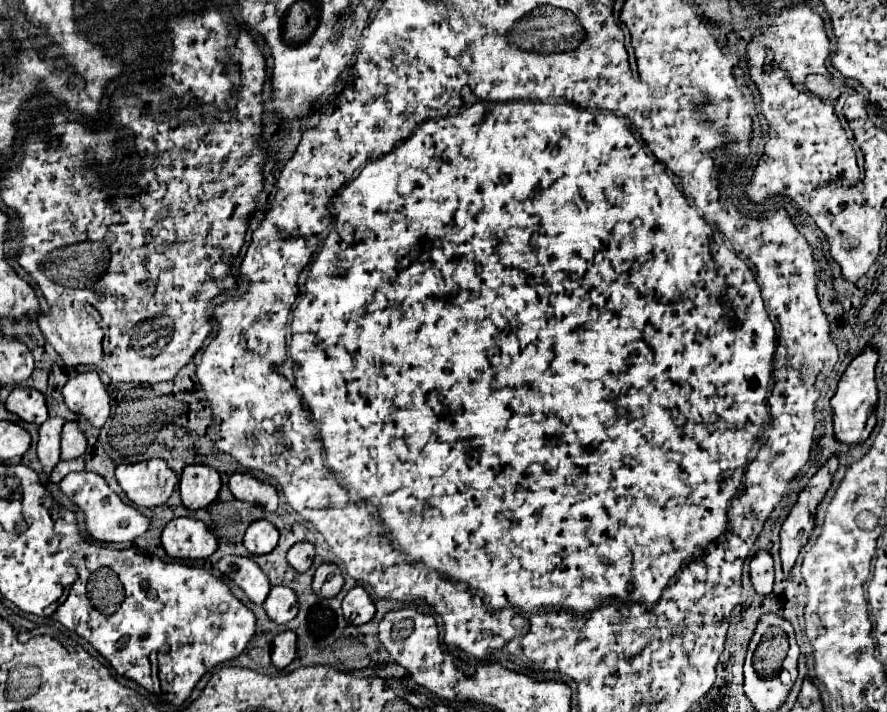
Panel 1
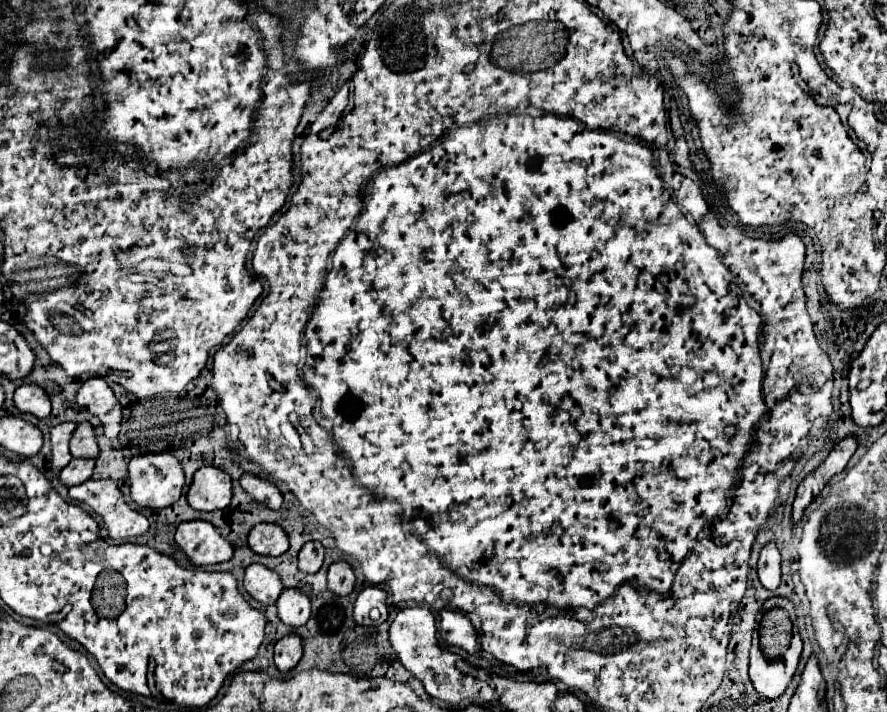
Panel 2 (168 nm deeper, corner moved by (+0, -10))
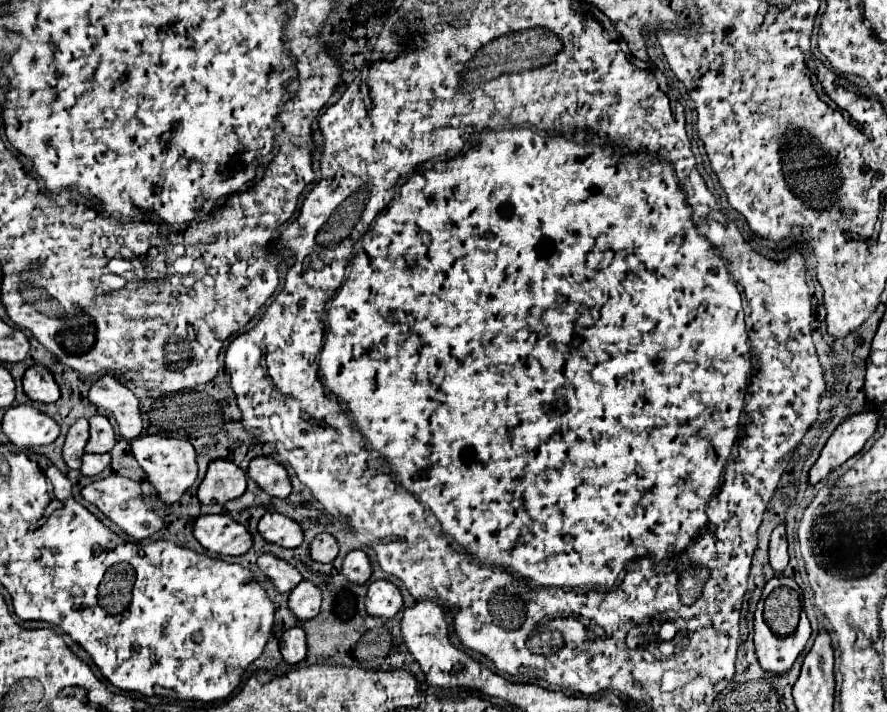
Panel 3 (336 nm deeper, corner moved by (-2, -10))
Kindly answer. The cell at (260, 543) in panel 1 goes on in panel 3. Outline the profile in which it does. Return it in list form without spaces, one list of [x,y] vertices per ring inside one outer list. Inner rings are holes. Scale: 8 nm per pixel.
[[[266,513],[258,523],[260,535],[280,547],[298,547],[304,541],[300,523],[280,513]]]

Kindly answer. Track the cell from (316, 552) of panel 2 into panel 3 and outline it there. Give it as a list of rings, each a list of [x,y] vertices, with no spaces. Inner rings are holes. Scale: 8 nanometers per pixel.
[[[320,533],[314,537],[310,545],[310,555],[318,563],[332,563],[338,555],[338,543],[336,537],[330,533]]]

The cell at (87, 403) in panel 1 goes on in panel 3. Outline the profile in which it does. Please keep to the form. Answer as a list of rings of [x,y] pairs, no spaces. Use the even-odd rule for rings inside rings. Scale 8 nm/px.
[[[104,375],[90,387],[88,399],[92,405],[104,407],[114,413],[120,425],[120,433],[126,439],[136,439],[138,435],[142,435],[144,423],[140,417],[140,401],[118,379],[114,379],[112,375]]]

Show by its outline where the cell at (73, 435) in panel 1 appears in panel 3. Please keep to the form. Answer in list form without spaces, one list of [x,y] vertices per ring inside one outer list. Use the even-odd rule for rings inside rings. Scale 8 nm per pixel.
[[[104,415],[90,417],[90,439],[86,445],[86,453],[108,453],[116,445],[114,429]]]

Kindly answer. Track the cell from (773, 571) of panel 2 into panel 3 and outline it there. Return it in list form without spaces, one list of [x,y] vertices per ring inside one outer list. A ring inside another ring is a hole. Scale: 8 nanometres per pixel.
[[[778,525],[772,531],[770,537],[770,565],[776,573],[782,573],[782,569],[788,565],[788,541],[786,541],[786,525]]]

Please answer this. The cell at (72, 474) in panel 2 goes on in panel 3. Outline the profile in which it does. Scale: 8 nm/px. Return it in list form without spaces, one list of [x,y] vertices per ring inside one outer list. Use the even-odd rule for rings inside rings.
[[[102,453],[102,455],[84,455],[82,457],[82,473],[88,475],[88,477],[94,477],[98,473],[102,473],[108,465],[110,465],[110,453]]]

